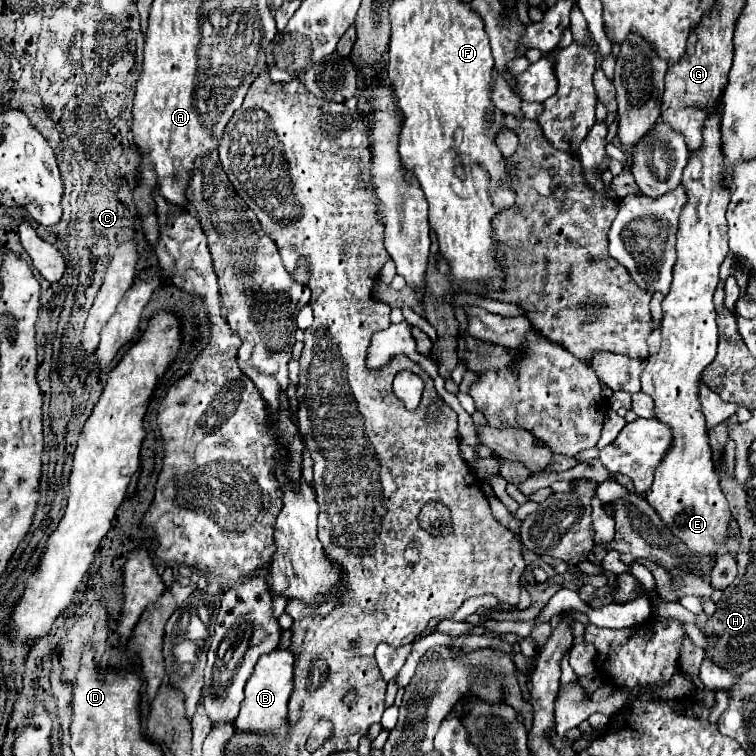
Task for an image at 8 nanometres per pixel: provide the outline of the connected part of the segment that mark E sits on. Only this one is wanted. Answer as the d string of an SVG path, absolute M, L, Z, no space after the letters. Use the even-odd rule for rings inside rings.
M711 112L703 124L703 142L697 152L689 152L689 164L683 170L681 184L687 192L687 204L679 216L677 262L673 268L671 292L663 300L661 350L647 358L641 374L641 390L655 402L655 418L671 426L673 444L655 472L655 480L647 492L647 502L659 512L663 522L671 524L671 532L679 536L691 552L713 554L725 544L731 512L713 468L713 454L705 416L699 402L699 384L703 370L717 354L717 312L713 292L719 284L719 266L729 254L727 246L727 204L731 200L729 186L723 184L723 152L721 152L721 116Z

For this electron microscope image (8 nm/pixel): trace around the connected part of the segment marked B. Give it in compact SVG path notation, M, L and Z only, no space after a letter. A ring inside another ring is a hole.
M275 650L259 658L255 672L245 686L245 700L241 704L239 716L235 718L235 726L241 732L257 732L257 734L277 736L279 740L285 740L289 732L287 702L293 692L293 660L295 658L289 650Z

